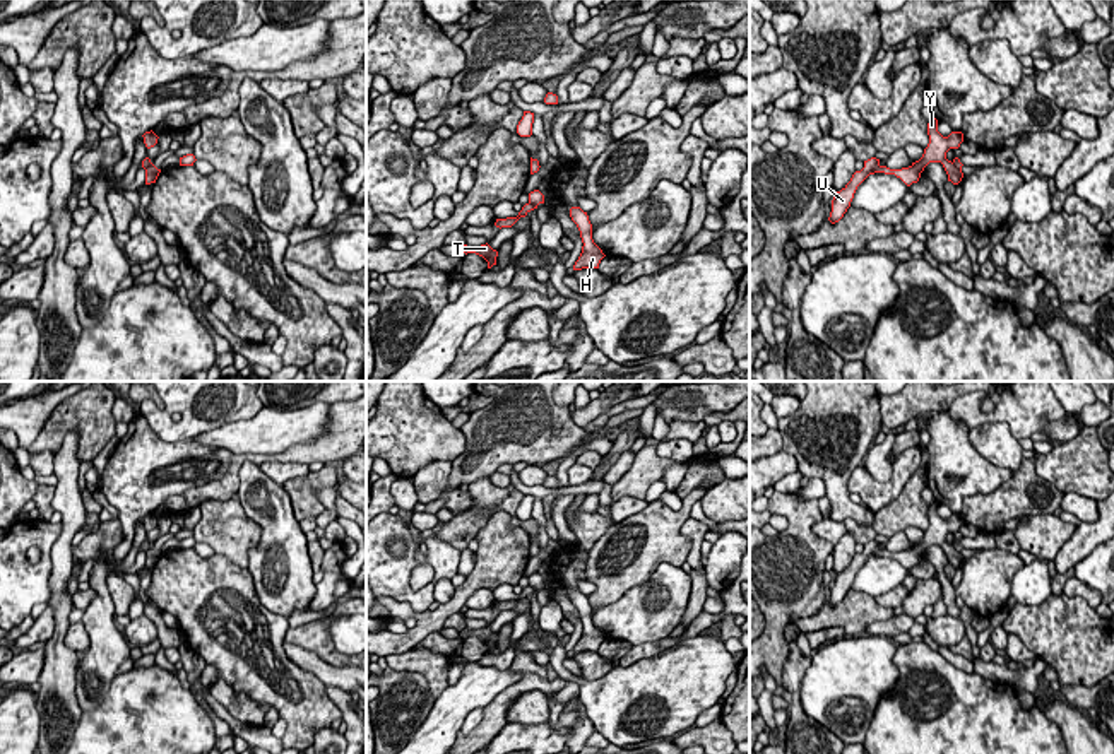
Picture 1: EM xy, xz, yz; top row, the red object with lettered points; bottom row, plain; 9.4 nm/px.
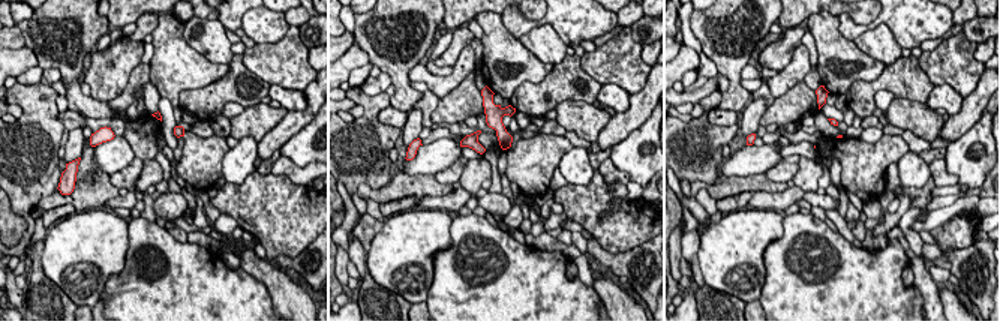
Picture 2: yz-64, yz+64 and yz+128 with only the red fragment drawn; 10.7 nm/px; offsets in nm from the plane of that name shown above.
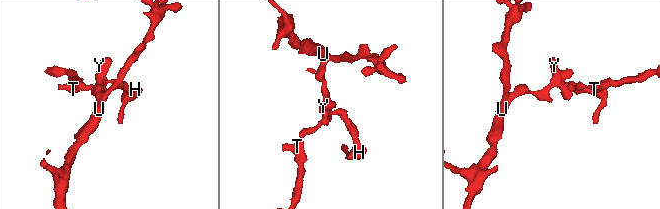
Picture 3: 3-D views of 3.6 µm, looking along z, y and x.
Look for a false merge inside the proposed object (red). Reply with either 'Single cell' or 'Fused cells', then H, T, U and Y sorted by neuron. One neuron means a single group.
Fused cells. Groups: H U Y / T

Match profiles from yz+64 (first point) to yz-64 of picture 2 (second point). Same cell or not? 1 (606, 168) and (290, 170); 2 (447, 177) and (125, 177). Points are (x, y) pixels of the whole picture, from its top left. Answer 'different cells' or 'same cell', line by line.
1: same cell
2: same cell

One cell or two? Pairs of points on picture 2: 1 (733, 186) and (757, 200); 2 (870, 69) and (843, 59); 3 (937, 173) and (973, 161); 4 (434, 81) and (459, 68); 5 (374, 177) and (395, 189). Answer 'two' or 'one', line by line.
1: two
2: one
3: two
4: one
5: two

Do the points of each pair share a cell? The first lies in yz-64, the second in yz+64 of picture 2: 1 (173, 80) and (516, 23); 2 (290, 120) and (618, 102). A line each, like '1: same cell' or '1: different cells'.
1: different cells
2: different cells

